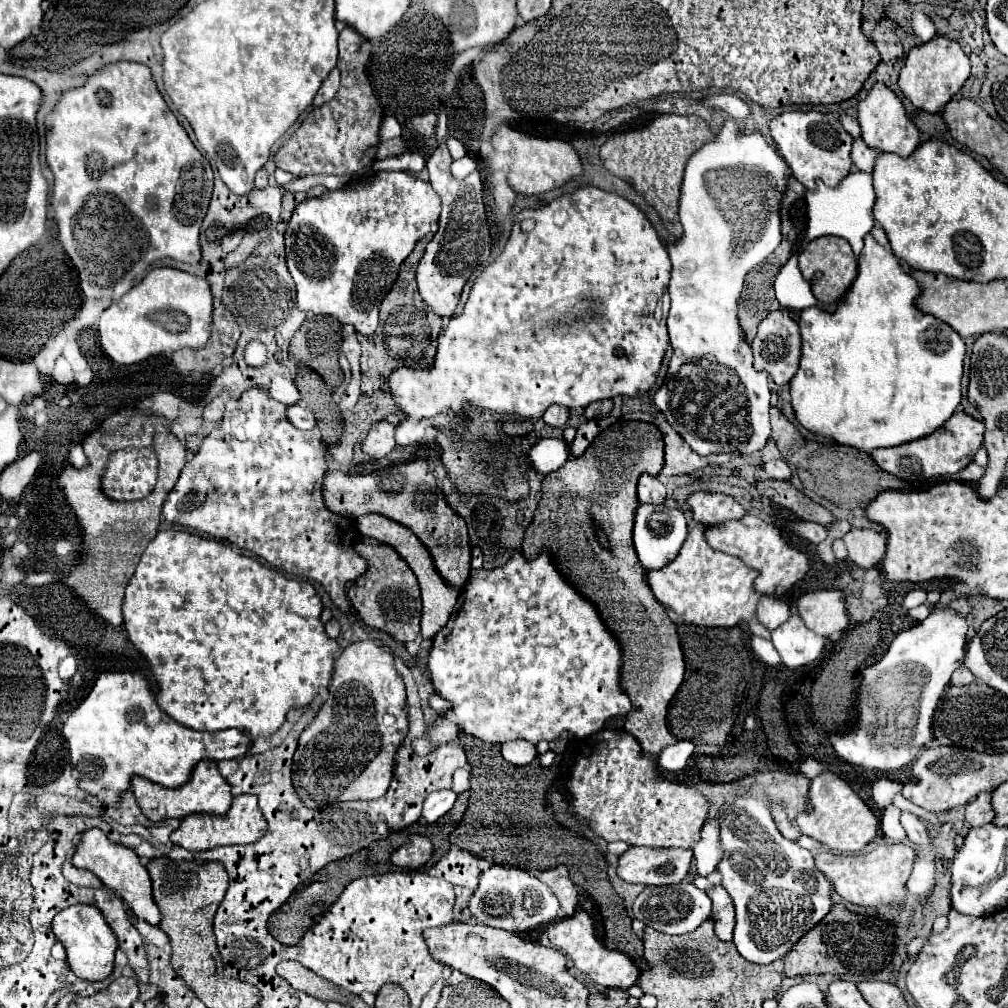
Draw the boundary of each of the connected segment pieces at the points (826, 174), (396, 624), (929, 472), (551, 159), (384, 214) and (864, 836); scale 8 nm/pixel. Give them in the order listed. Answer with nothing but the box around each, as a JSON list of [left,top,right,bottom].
[[768,111,852,189],[348,535,422,643],[870,411,984,481],[490,125,582,195],[286,171,440,335],[796,773,878,853]]

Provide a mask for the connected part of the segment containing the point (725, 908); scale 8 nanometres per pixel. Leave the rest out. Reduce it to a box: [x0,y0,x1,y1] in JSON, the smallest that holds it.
[708,885,734,941]

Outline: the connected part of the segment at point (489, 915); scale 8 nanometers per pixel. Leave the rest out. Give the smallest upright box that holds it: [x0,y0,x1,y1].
[468,865,560,933]

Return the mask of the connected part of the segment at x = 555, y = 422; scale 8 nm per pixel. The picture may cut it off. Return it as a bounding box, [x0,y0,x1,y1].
[542,405,570,427]

